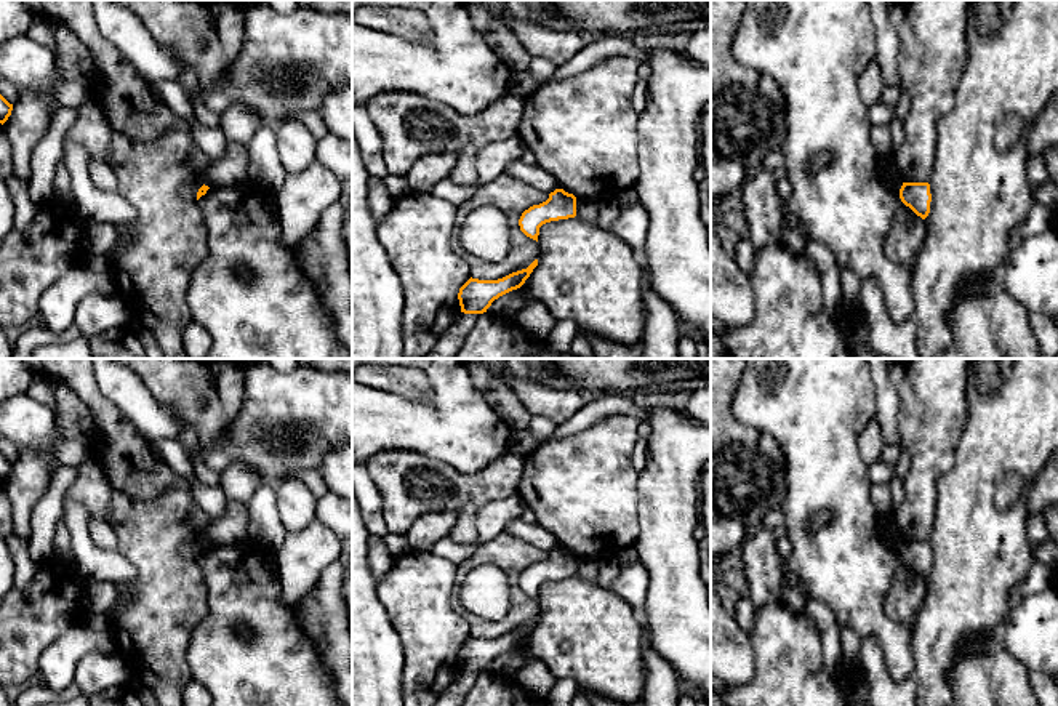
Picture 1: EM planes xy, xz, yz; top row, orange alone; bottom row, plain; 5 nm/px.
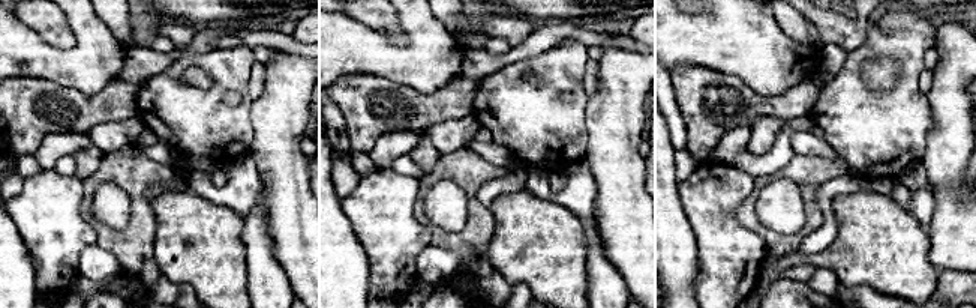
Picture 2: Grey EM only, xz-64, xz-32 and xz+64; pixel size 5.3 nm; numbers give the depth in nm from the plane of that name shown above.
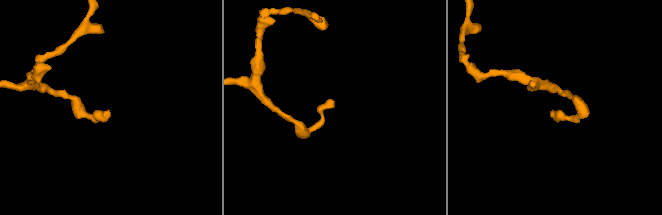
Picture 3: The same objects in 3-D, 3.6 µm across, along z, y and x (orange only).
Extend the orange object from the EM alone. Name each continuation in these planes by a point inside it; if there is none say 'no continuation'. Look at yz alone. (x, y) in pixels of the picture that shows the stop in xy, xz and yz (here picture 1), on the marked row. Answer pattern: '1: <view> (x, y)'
no continuation

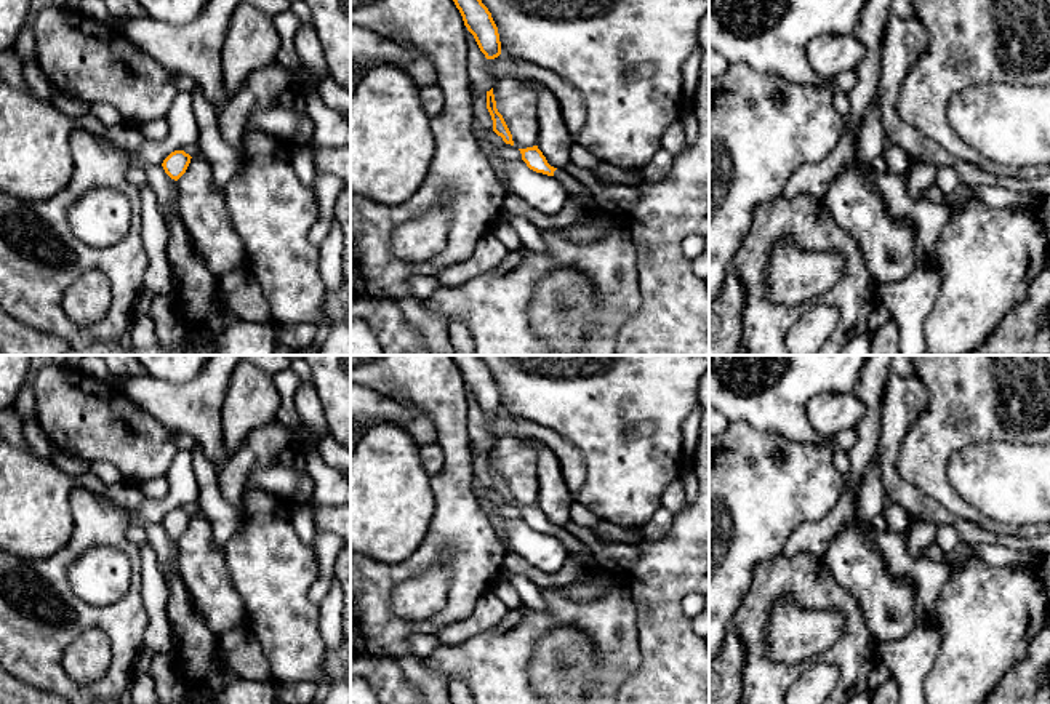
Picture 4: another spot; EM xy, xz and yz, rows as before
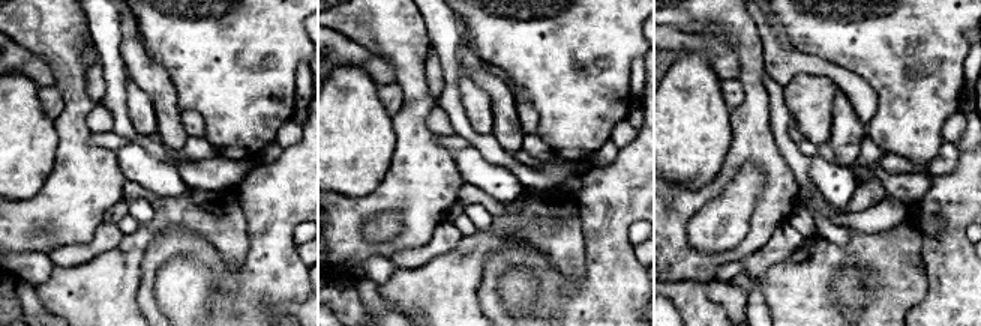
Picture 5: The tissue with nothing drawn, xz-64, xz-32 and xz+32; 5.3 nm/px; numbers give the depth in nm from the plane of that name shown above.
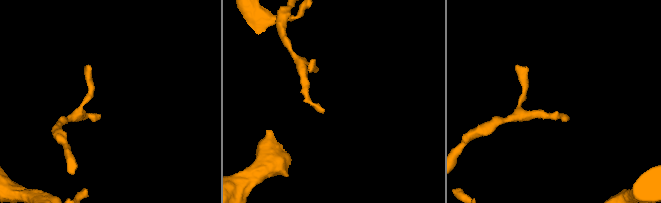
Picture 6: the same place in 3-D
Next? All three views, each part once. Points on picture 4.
1: xz (572, 186)

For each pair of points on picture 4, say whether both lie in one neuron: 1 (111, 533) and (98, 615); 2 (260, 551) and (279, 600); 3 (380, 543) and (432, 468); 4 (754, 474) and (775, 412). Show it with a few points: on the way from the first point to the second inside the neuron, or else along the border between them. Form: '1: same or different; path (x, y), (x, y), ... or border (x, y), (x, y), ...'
1: same; path (133, 557), (136, 589), (122, 607)
2: same; path (268, 564), (272, 570), (274, 588)
3: different; border (418, 447), (421, 468), (429, 477)
4: different; border (732, 423), (749, 423), (804, 445)

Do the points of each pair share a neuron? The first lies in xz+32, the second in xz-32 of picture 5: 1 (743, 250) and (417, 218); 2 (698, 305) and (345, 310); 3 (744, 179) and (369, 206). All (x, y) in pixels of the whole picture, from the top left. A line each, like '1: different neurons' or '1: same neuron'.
1: same neuron
2: same neuron
3: different neurons

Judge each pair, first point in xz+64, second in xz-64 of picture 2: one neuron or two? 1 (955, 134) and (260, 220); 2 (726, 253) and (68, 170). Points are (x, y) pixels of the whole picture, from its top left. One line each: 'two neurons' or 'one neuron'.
1: two neurons
2: two neurons

